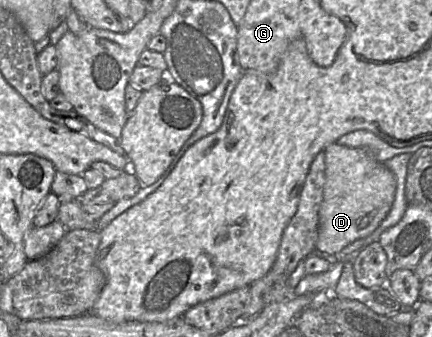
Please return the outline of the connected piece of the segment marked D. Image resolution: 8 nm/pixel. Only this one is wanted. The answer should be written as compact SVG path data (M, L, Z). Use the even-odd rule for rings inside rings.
M329 144L325 150L325 184L319 210L316 249L336 255L351 243L368 237L388 215L395 198L396 177L367 150Z

